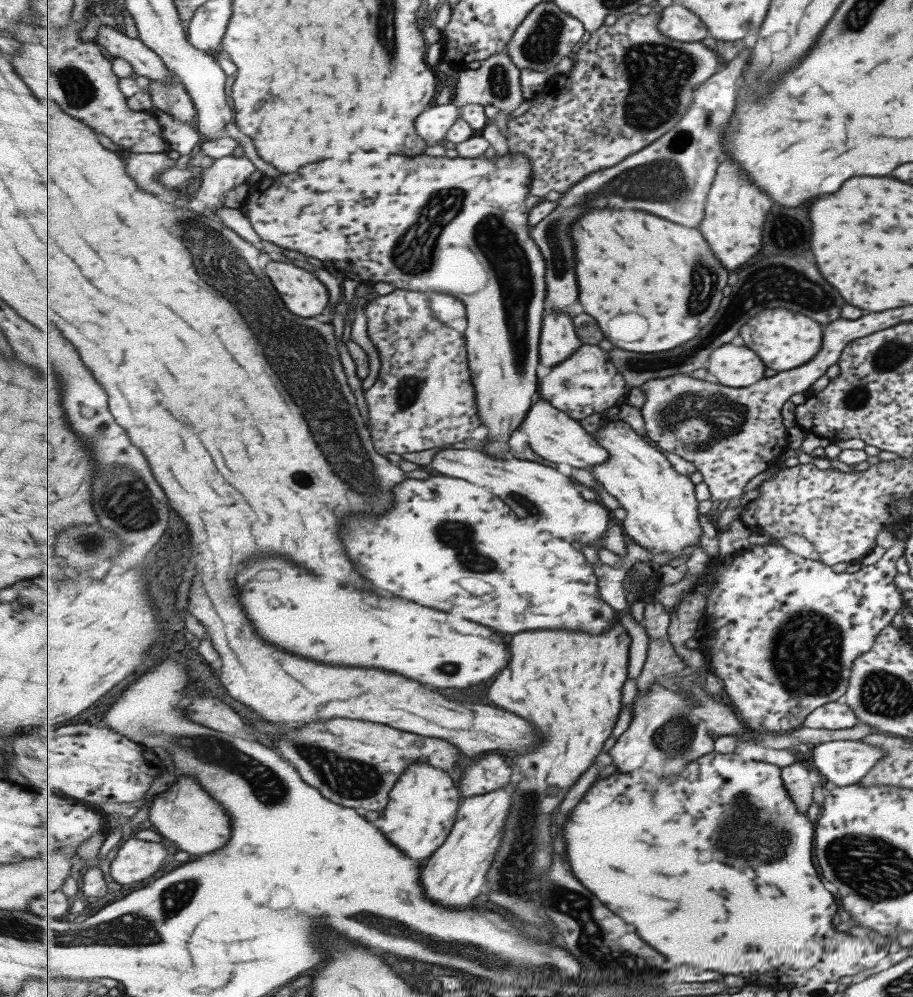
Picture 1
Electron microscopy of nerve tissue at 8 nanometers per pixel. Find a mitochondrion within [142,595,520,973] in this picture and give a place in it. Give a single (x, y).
(271, 788)

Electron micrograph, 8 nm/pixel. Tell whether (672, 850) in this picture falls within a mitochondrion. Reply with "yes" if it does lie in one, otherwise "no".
no

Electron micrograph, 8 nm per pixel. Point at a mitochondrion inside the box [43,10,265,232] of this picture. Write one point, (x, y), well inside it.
(78, 91)

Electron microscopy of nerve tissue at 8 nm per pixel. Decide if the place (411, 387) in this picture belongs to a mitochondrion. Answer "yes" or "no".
yes

